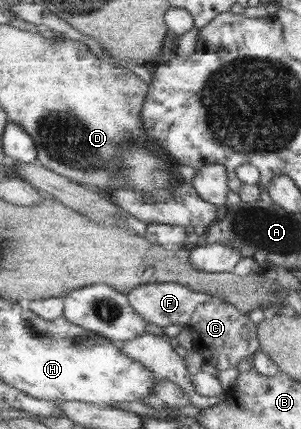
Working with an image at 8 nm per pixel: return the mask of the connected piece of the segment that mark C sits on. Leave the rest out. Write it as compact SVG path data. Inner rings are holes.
M218 299L200 304L187 327L194 335L196 347L204 350L209 356L209 368L215 368L217 372L236 368L242 359L251 360L253 355L261 349L258 324L254 323L250 315L239 310L237 306Z

